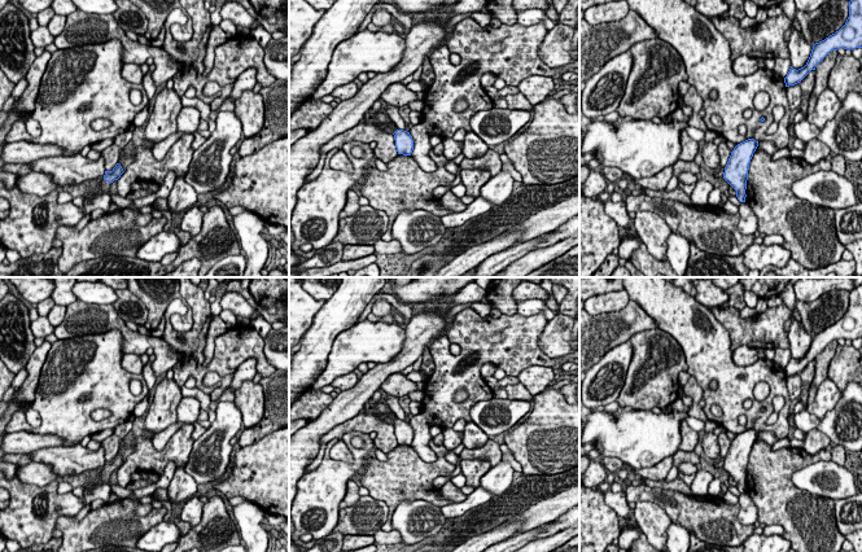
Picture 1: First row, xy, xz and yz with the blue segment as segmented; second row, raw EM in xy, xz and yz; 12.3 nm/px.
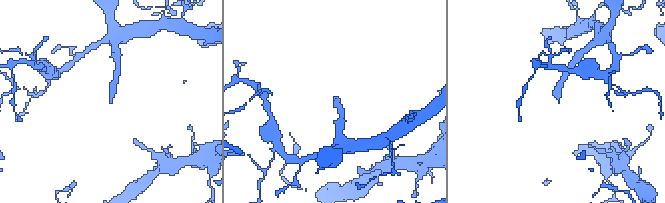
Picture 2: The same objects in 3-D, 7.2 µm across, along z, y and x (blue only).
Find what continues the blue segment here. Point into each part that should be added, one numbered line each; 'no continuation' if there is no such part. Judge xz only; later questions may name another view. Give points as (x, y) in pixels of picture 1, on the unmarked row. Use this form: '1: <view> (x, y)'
1: xz (381, 407)

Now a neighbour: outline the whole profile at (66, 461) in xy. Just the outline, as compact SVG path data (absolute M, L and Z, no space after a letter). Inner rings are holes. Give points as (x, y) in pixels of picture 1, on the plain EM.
M80 443L70 447L45 447L29 455L31 461L49 464L61 479L104 468L106 461L102 447L92 451Z

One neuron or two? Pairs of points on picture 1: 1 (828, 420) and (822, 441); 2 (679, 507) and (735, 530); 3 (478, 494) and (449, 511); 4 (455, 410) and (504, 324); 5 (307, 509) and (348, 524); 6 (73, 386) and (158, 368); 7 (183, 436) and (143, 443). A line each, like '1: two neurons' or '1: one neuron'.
1: two neurons
2: one neuron
3: one neuron
4: one neuron
5: two neurons
6: two neurons
7: one neuron

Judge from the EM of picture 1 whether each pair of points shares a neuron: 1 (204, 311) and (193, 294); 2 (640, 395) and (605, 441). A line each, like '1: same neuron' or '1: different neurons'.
1: same neuron
2: different neurons

